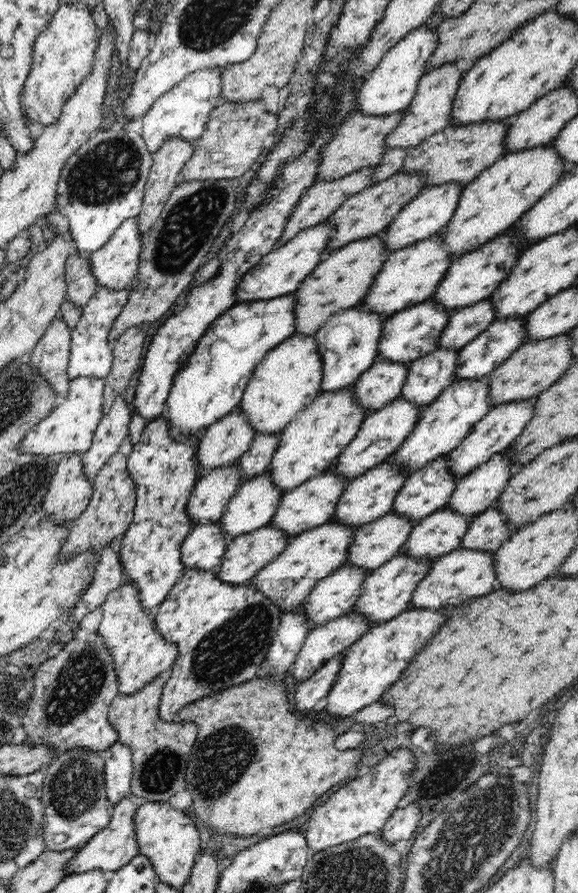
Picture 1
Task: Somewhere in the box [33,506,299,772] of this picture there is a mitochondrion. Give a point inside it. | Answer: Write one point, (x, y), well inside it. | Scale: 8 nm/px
(231, 649)

